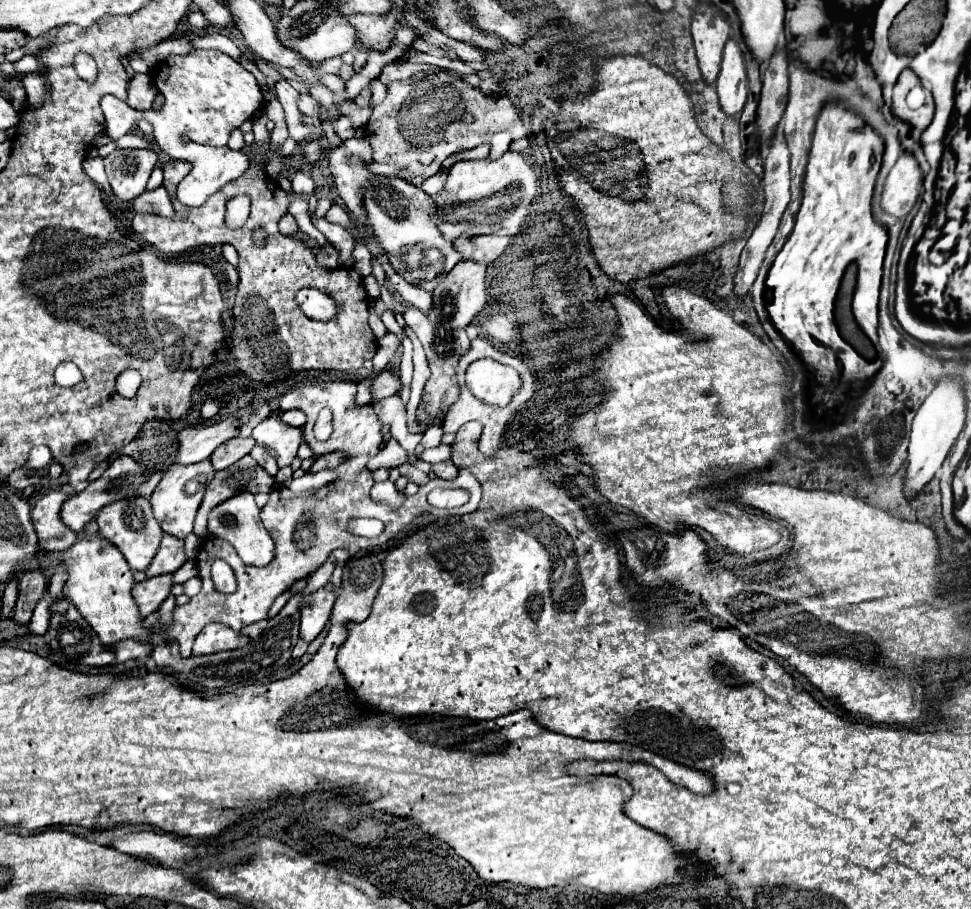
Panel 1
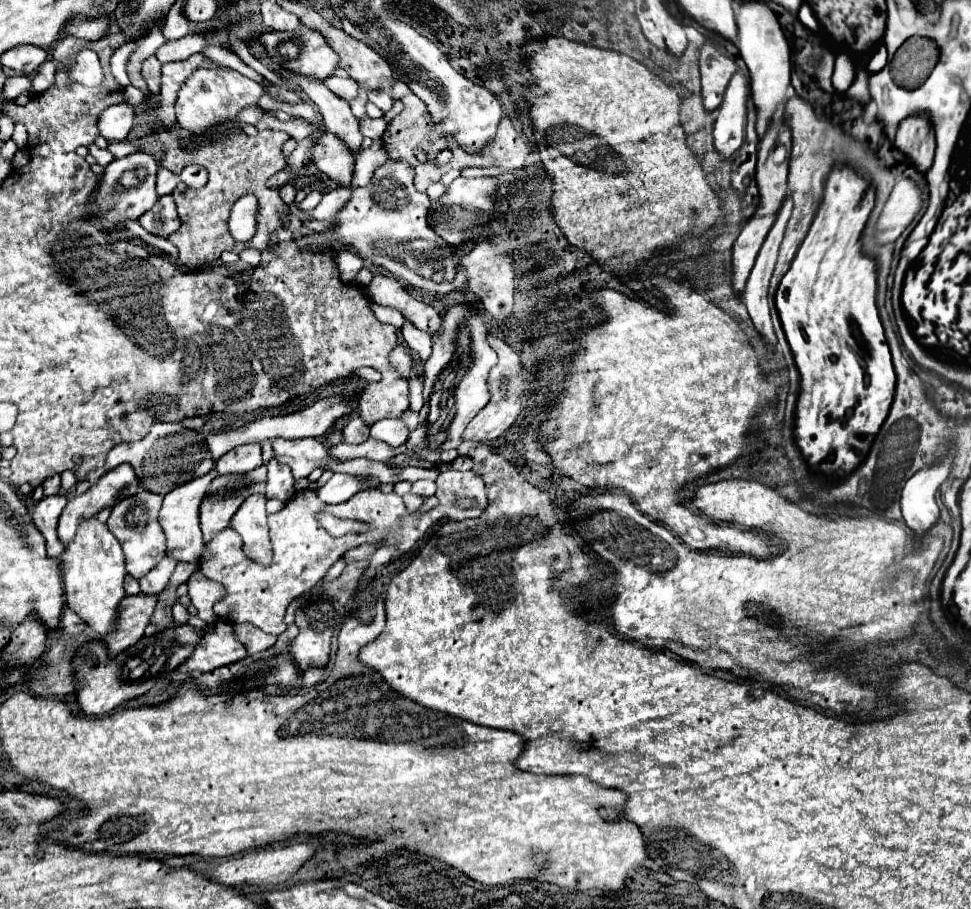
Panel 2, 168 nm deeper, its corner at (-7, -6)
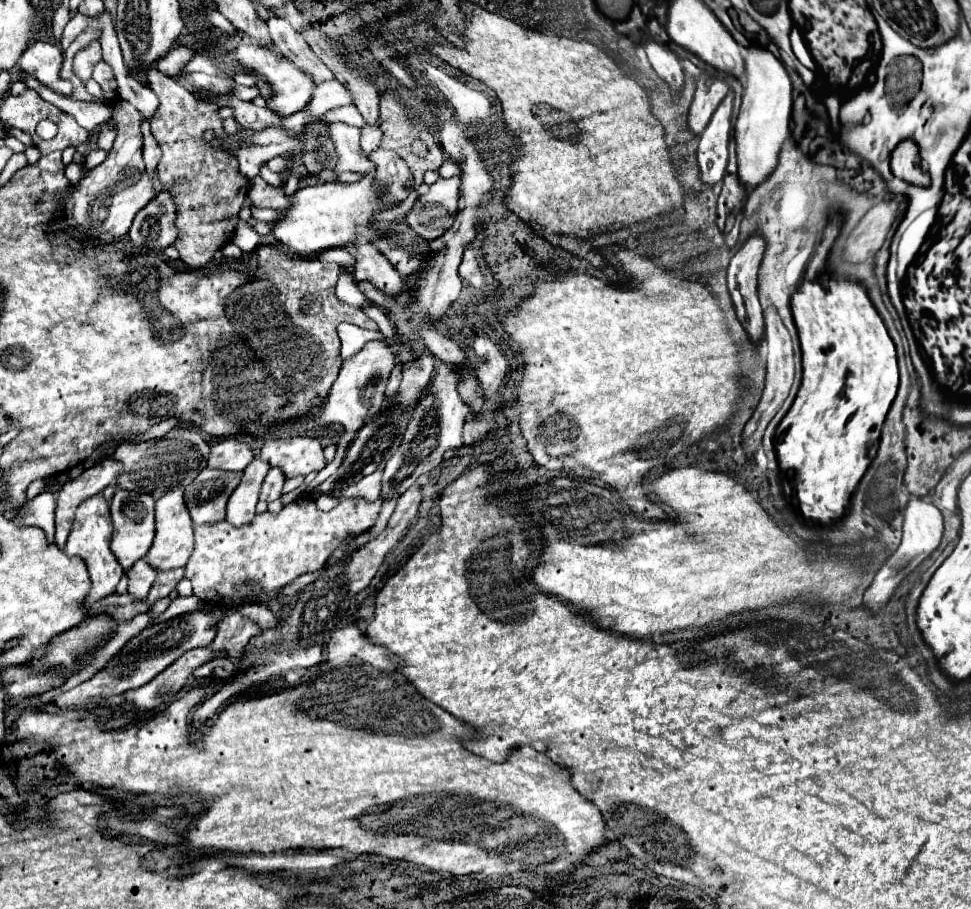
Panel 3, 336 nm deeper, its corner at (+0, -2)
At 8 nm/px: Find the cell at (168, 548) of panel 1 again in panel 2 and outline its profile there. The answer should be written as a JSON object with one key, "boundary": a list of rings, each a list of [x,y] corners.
{"boundary":[[[165,556],[149,574],[145,574],[139,580],[141,592],[143,594],[161,594],[167,588],[169,578],[175,572],[175,566],[177,566],[177,560],[171,556]]]}

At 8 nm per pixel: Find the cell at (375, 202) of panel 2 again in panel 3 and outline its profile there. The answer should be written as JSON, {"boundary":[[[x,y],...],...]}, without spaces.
{"boundary":[[[378,148],[370,154],[370,160],[376,164],[376,174],[368,174],[356,184],[334,182],[334,184],[318,184],[318,186],[306,186],[306,188],[296,190],[288,198],[288,208],[280,210],[280,216],[272,226],[272,236],[280,244],[304,256],[318,254],[326,248],[352,246],[356,238],[360,236],[372,240],[372,244],[378,250],[380,246],[388,246],[388,238],[396,238],[396,242],[412,242],[414,230],[408,224],[392,226],[392,232],[384,238],[380,238],[370,224],[370,220],[374,218],[374,212],[396,206],[412,192],[414,176],[410,168],[392,150]]]}

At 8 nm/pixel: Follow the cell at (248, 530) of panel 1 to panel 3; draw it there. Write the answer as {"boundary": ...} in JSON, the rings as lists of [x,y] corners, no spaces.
{"boundary":[[[254,458],[254,462],[250,462],[250,466],[246,466],[246,470],[242,472],[242,480],[240,480],[238,488],[232,492],[232,496],[228,500],[226,520],[230,524],[242,526],[254,518],[260,486],[262,486],[268,470],[270,470],[270,466],[266,462],[262,462],[260,458]]]}

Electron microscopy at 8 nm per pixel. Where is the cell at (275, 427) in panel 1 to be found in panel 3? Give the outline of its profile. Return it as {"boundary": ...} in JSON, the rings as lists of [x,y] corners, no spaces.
{"boundary":[[[268,438],[262,446],[260,458],[270,466],[278,466],[286,478],[306,476],[326,466],[322,446],[316,438]]]}

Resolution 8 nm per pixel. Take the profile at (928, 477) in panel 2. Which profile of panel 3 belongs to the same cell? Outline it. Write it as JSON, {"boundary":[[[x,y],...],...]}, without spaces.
{"boundary":[[[912,498],[904,510],[904,534],[902,534],[902,544],[898,546],[898,550],[884,562],[884,566],[878,570],[878,574],[874,576],[872,584],[868,586],[868,590],[864,592],[864,606],[876,614],[878,610],[882,610],[896,594],[896,590],[900,588],[900,584],[910,576],[914,574],[920,564],[932,556],[934,550],[938,550],[940,542],[942,542],[942,532],[944,532],[944,526],[942,526],[942,514],[940,510],[926,502],[924,498]]]}

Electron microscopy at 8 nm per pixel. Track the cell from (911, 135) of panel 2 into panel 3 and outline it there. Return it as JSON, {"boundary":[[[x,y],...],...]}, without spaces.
{"boundary":[[[900,142],[900,146],[892,152],[890,160],[892,174],[908,184],[926,188],[930,186],[930,176],[920,168],[920,154],[914,142]]]}

